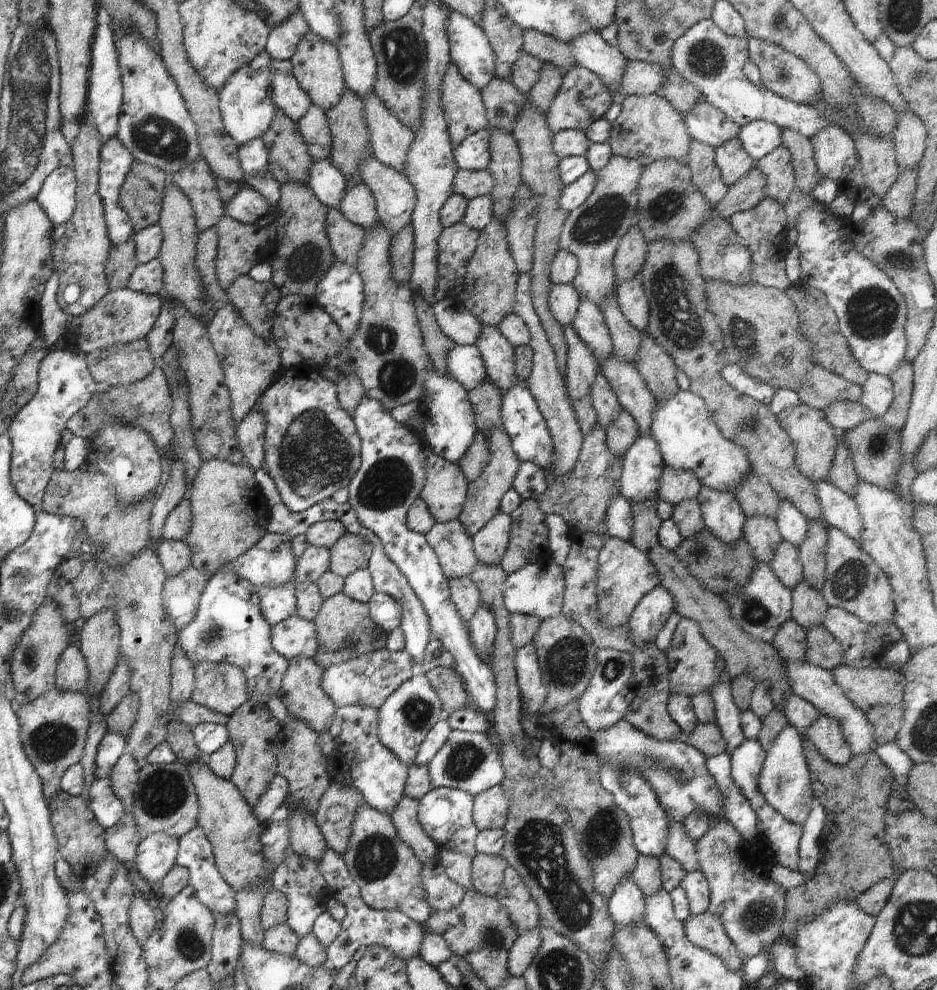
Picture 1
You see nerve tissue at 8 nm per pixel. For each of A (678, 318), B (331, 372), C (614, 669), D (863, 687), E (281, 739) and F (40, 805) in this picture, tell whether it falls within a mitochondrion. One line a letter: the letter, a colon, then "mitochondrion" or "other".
A: mitochondrion
B: other
C: mitochondrion
D: other
E: other
F: other

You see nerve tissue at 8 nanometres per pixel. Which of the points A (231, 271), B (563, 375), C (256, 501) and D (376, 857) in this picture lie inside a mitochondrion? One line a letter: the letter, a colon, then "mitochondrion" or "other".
A: other
B: other
C: other
D: mitochondrion

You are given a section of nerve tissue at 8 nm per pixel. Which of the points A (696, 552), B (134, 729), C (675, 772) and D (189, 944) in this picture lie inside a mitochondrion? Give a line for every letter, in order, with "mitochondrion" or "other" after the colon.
A: mitochondrion
B: other
C: mitochondrion
D: mitochondrion

